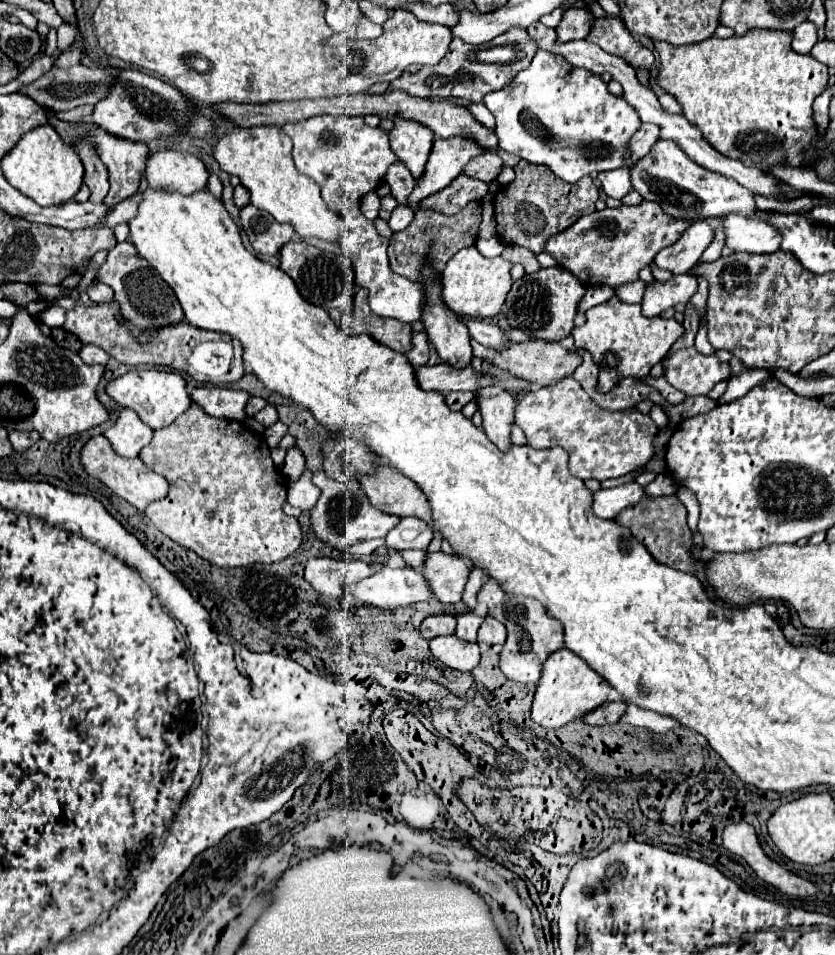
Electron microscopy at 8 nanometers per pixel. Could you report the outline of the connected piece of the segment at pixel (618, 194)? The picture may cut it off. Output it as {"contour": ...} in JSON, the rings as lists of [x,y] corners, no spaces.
{"contour":[[[616,169],[616,171],[604,171],[598,175],[602,181],[602,189],[608,197],[612,199],[622,199],[632,191],[632,181],[630,181],[630,171],[628,169]]]}

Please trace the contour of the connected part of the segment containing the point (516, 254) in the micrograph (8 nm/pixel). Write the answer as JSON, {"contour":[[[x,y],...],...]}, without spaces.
{"contour":[[[506,245],[506,249],[502,251],[502,259],[510,261],[510,263],[520,263],[524,265],[526,273],[532,273],[536,269],[540,269],[538,261],[536,261],[536,255],[524,247],[518,247],[518,245]]]}

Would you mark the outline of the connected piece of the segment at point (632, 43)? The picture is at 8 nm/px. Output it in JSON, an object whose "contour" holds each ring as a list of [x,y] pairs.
{"contour":[[[604,15],[598,17],[586,35],[588,43],[602,47],[606,53],[622,57],[634,69],[650,69],[654,65],[654,55],[646,47],[642,47],[630,31],[624,27],[622,17]]]}

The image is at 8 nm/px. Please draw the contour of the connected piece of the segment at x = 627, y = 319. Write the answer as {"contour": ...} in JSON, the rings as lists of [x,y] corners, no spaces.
{"contour":[[[618,297],[608,299],[606,303],[600,303],[586,311],[586,323],[582,327],[576,327],[572,331],[576,349],[586,349],[592,353],[600,377],[598,377],[598,389],[608,391],[612,385],[616,385],[618,377],[646,377],[650,369],[662,361],[662,357],[668,353],[670,345],[684,333],[684,327],[676,319],[662,319],[654,317],[648,319],[642,315],[640,305],[630,305],[620,301]]]}

